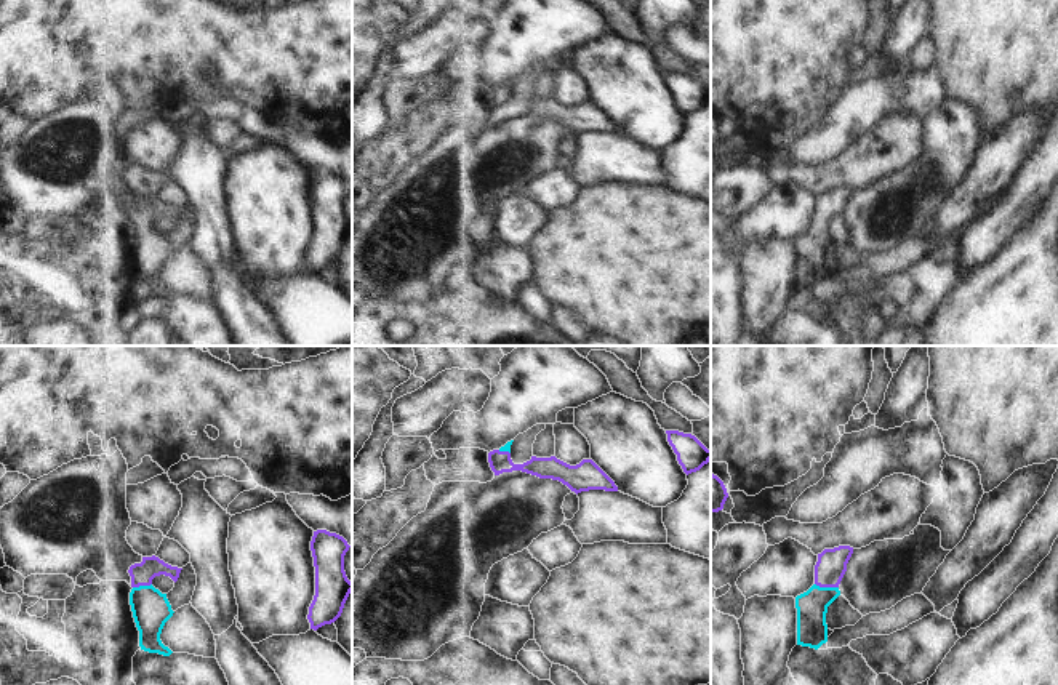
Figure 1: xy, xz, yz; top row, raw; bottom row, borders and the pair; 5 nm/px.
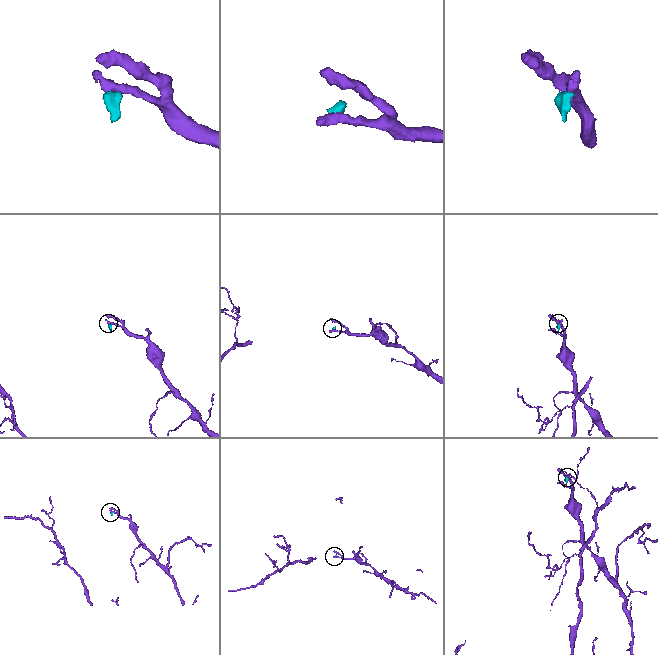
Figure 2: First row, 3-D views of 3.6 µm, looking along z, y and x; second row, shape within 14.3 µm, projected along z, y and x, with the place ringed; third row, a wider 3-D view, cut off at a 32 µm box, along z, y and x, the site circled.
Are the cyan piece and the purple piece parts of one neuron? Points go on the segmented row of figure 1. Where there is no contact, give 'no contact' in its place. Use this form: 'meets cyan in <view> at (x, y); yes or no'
meets cyan in yz at (826, 588); yes

